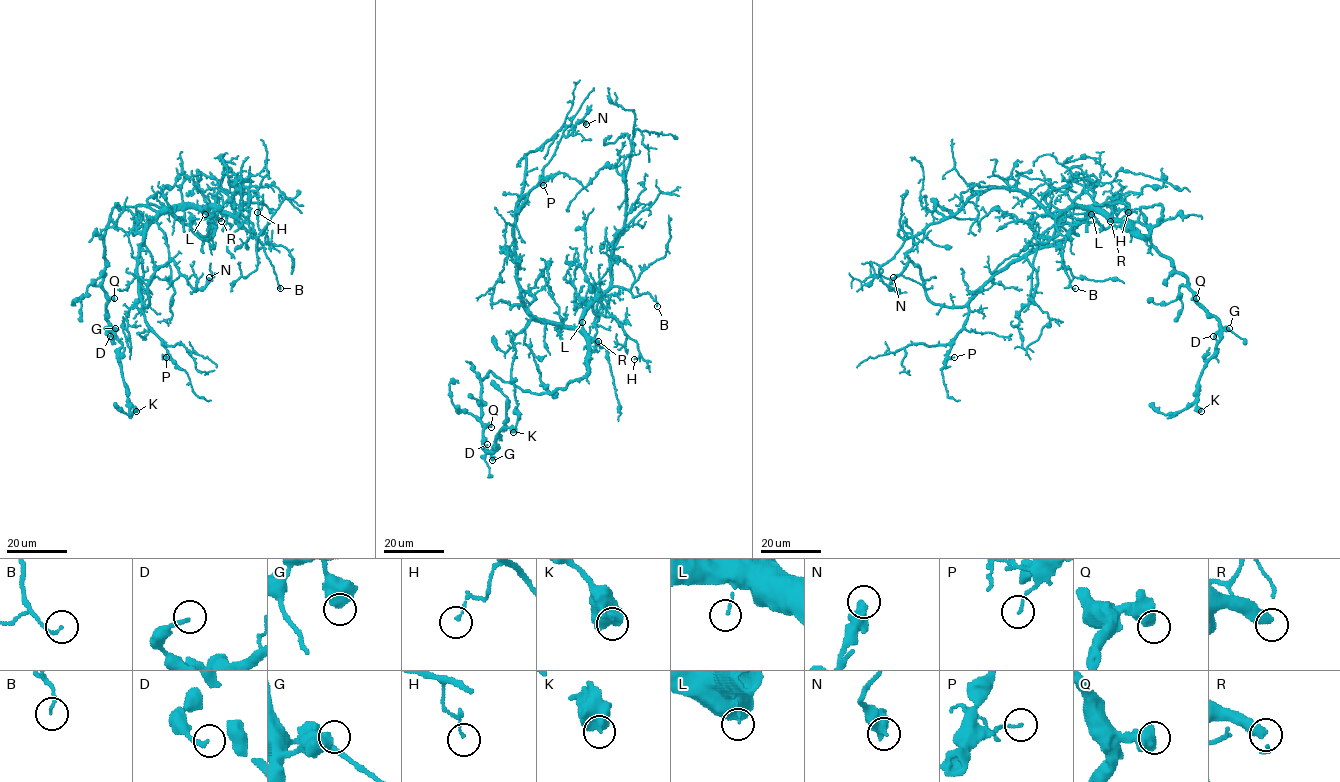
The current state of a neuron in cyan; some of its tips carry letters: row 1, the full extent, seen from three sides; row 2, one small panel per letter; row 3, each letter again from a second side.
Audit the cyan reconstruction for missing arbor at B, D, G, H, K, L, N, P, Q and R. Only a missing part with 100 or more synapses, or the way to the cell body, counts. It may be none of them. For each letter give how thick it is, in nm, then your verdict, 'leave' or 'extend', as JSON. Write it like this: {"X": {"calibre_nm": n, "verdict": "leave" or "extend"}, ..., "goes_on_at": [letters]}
{"B": {"calibre_nm": 110, "verdict": "leave"}, "D": {"calibre_nm": 200, "verdict": "leave"}, "G": {"calibre_nm": 650, "verdict": "leave"}, "H": {"calibre_nm": 110, "verdict": "leave"}, "K": {"calibre_nm": 650, "verdict": "leave"}, "L": {"calibre_nm": 90, "verdict": "leave"}, "N": {"calibre_nm": 480, "verdict": "leave"}, "P": {"calibre_nm": 120, "verdict": "leave"}, "Q": {"calibre_nm": 600, "verdict": "leave"}, "R": {"calibre_nm": 500, "verdict": "extend"}, "goes_on_at": ["R"]}

